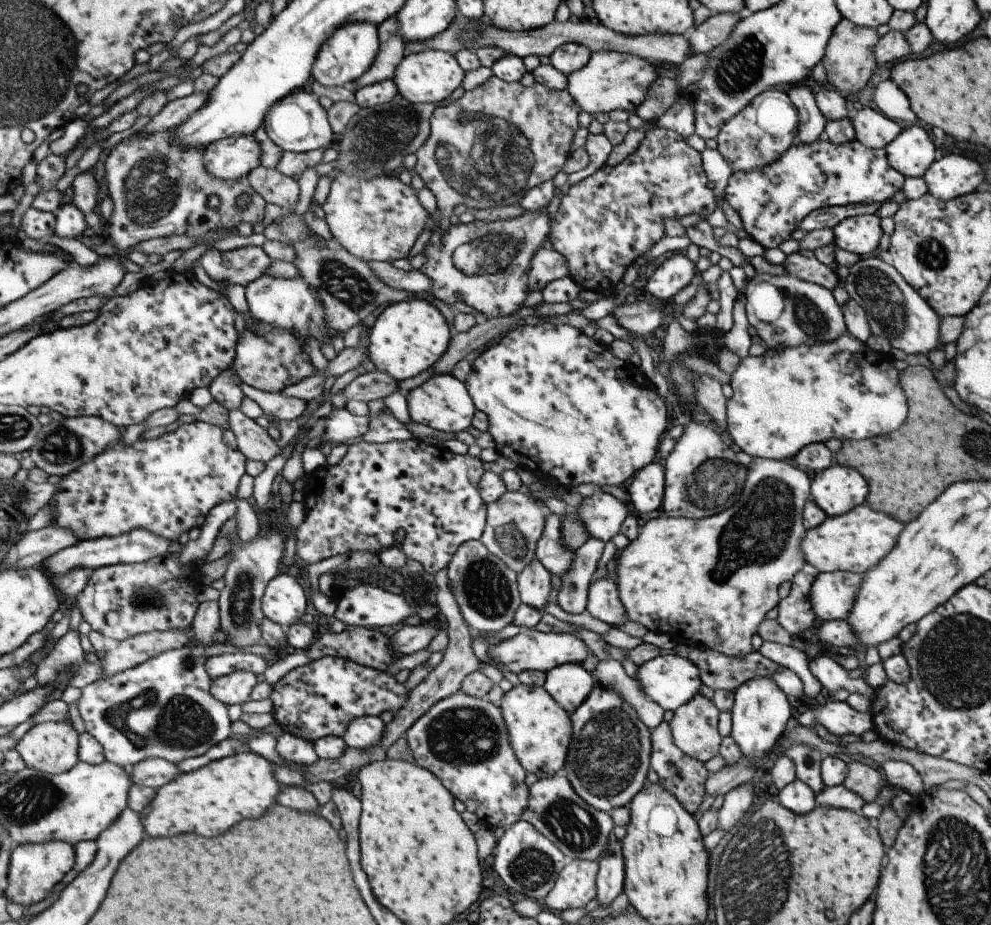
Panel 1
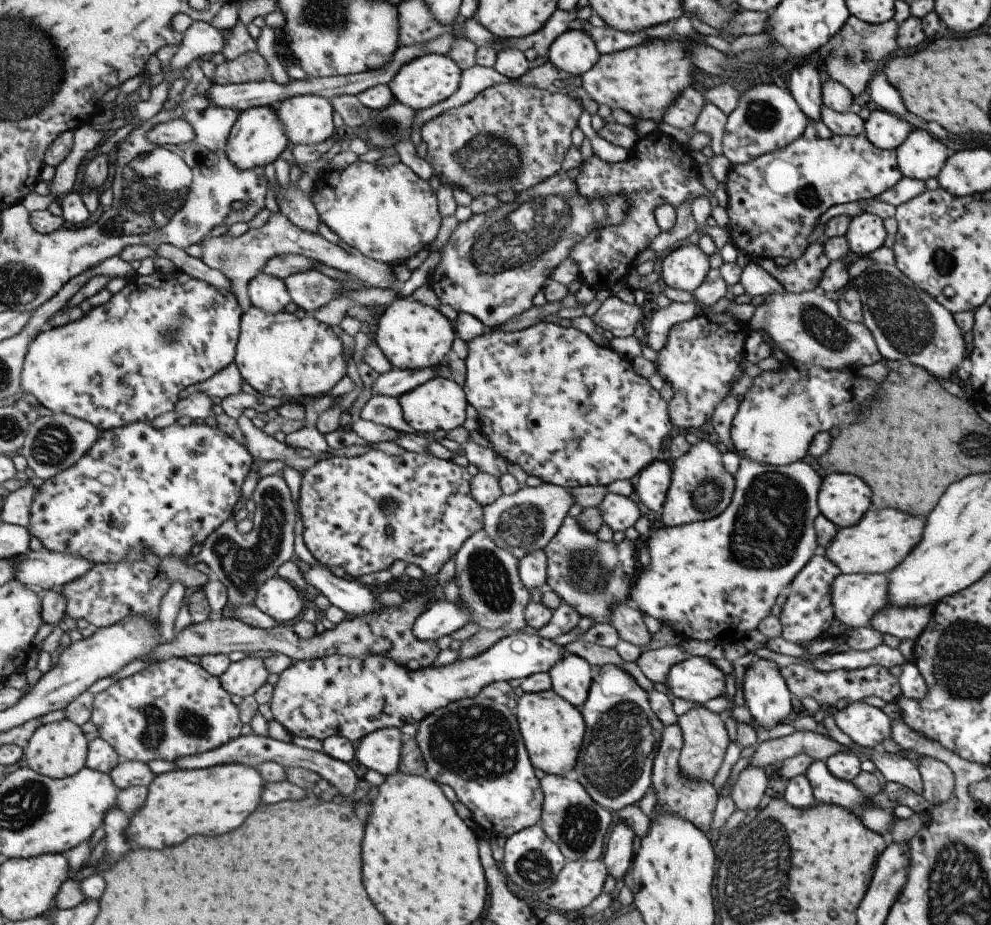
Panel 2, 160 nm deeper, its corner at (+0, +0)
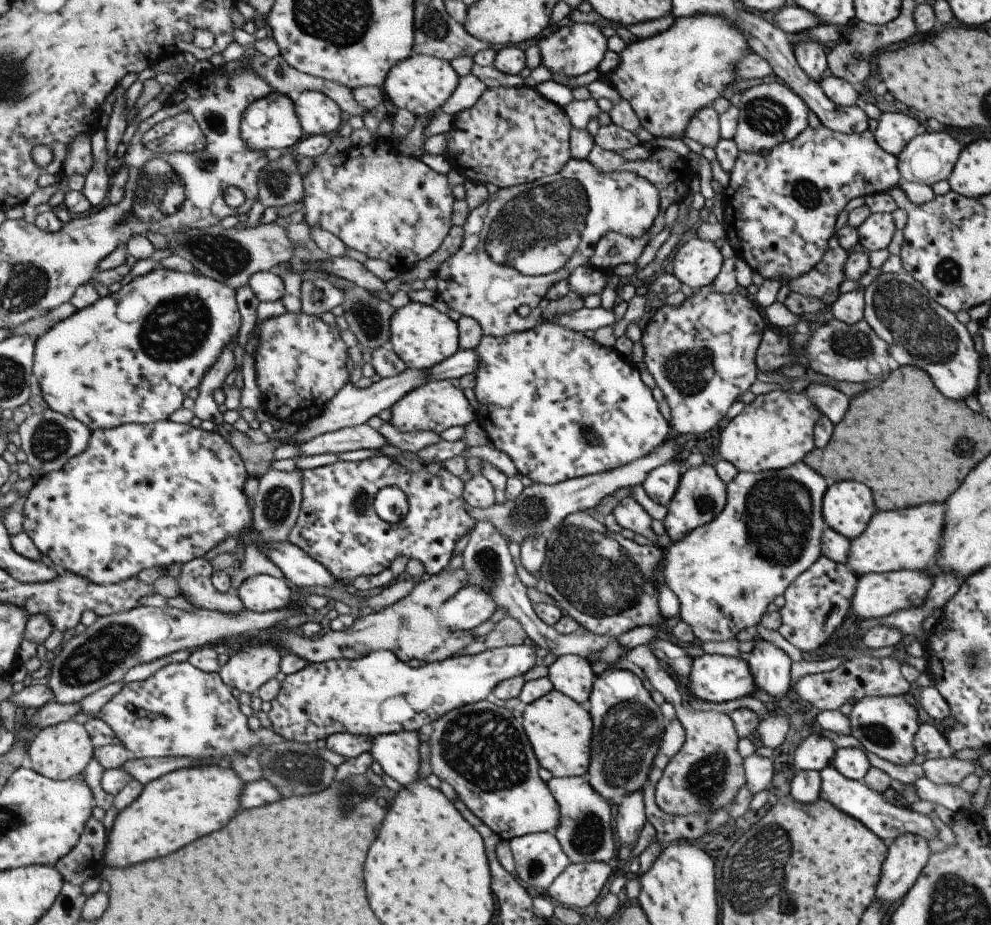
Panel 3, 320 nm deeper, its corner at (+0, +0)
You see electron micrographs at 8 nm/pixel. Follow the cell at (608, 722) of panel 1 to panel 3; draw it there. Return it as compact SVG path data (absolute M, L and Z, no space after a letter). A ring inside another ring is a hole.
M611 669L596 675L588 701L592 731L586 778L599 796L617 805L625 793L639 791L646 784L665 718L641 680L626 670Z

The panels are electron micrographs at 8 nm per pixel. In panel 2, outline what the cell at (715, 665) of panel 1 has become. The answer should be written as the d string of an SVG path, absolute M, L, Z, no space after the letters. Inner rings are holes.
M790 664L778 668L788 691L798 699L812 698L822 707L834 706L837 700L844 700L847 704L859 702L867 696L877 696L885 702L896 702L902 692L894 677L881 665L873 665L857 670L818 671L813 667L802 664Z

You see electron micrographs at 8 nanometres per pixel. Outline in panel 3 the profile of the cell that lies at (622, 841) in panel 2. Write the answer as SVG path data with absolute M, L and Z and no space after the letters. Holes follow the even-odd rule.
M641 790L625 793L617 804L615 814L616 842L623 845L635 844L645 821Z

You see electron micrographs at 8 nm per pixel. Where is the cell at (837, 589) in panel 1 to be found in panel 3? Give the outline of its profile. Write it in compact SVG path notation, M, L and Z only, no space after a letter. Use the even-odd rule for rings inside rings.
M901 569L886 573L865 573L857 576L855 592L852 596L850 609L861 618L878 619L889 616L897 611L919 607L925 600L927 591L931 588L932 580L923 571Z

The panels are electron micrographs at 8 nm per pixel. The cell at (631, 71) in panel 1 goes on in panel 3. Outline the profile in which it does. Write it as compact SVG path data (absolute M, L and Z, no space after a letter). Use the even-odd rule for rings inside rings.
M695 13L686 17L674 17L672 24L662 32L659 32L653 36L649 36L644 39L634 38L630 43L625 45L624 50L619 53L619 62L616 69L605 76L605 78L611 78L611 85L615 91L619 93L620 98L624 98L630 104L634 110L639 124L642 128L647 130L653 137L671 137L675 139L681 139L684 137L685 129L689 125L689 121L692 116L700 111L702 108L711 107L713 101L721 96L721 92L729 86L735 80L736 76L736 64L740 62L744 56L751 53L748 40L744 37L744 34L738 29L738 26L731 21L728 21L725 17L719 15L710 15L709 13Z

